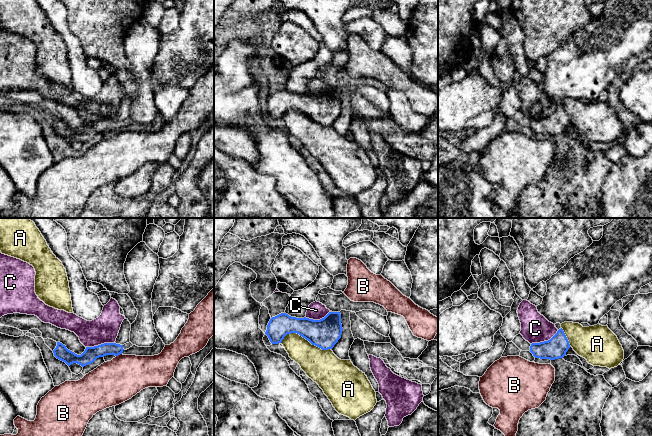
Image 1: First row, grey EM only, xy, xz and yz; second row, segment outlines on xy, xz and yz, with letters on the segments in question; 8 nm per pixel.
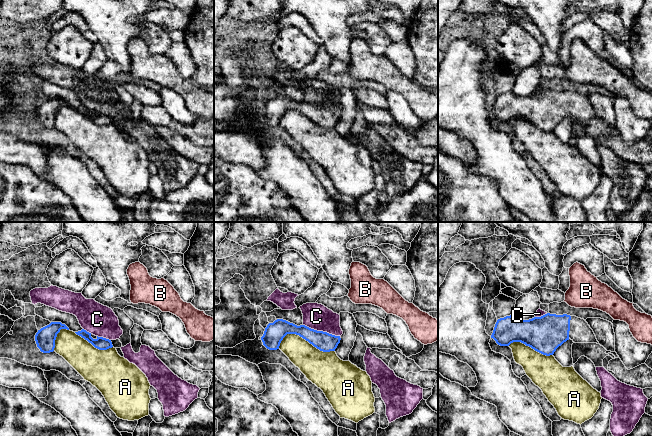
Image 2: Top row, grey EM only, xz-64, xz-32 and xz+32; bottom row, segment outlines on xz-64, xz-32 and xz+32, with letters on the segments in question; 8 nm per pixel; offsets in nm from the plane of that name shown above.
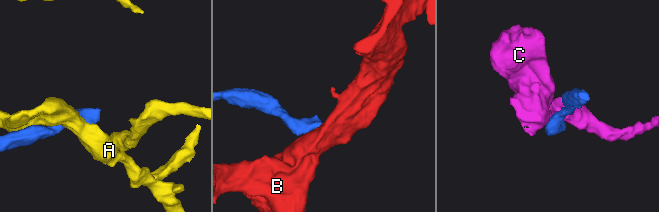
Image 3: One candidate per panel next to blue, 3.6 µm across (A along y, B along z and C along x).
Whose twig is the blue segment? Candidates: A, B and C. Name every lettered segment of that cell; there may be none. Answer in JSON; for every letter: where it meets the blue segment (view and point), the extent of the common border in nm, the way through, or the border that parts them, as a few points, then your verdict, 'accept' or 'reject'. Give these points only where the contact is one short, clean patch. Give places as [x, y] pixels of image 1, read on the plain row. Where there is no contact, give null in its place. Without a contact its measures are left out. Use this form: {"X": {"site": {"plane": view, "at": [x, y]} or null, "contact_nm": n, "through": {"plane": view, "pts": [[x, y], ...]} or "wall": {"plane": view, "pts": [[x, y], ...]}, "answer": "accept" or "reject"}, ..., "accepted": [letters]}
{"A": {"site": {"plane": "xz", "at": [305, 114]}, "contact_nm": 420, "answer": "reject"}, "B": {"site": {"plane": "xy", "at": [118, 130]}, "contact_nm": 50, "wall": {"plane": "xy", "pts": [[121, 129], [116, 132]]}, "answer": "reject"}, "C": {"site": {"plane": "xy", "at": [101, 120]}, "contact_nm": 240, "wall": {"plane": "xy", "pts": [[114, 118], [104, 118], [86, 123]]}, "answer": "reject"}, "accepted": []}

